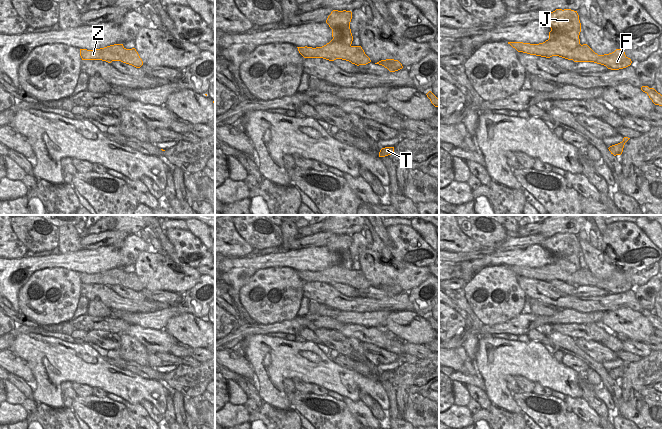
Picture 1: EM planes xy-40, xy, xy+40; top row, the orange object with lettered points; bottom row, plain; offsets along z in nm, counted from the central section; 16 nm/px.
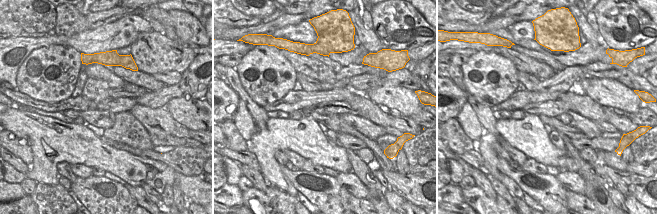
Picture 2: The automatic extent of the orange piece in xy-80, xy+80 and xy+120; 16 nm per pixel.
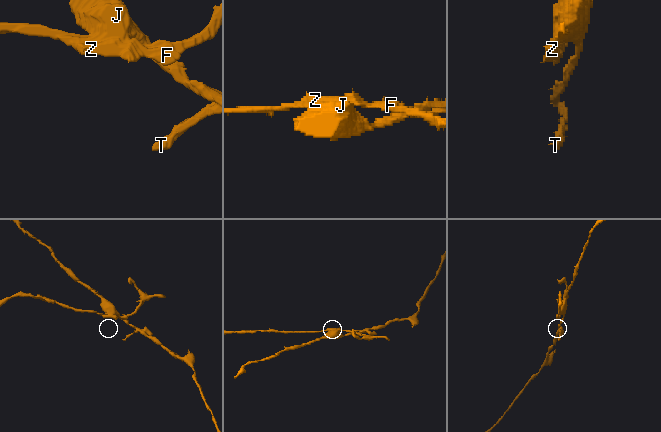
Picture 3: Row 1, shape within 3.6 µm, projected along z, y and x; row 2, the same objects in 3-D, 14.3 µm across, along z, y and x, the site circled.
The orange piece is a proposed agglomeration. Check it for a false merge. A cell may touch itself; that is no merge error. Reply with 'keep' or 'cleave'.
cleave

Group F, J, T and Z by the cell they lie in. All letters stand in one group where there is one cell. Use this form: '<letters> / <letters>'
F Z / J T

